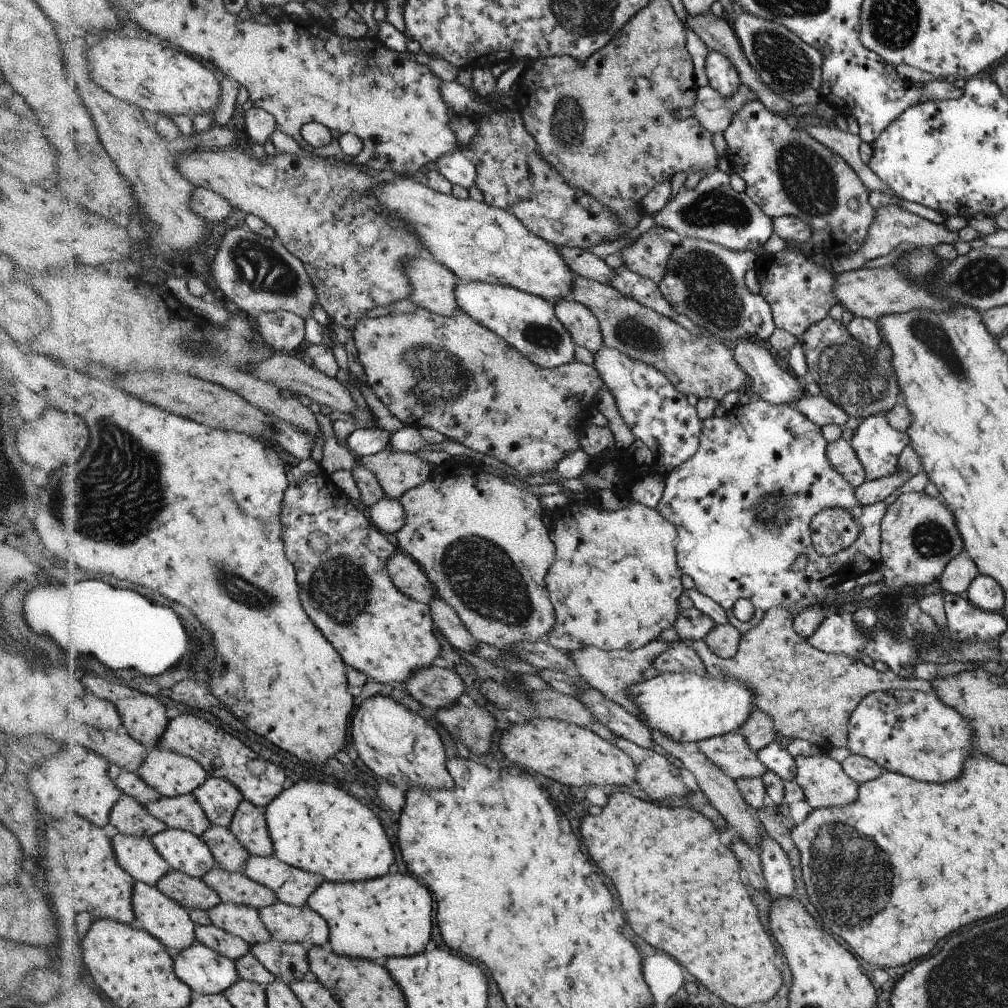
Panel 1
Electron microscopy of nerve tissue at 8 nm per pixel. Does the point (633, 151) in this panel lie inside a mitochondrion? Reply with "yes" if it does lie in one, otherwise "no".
no

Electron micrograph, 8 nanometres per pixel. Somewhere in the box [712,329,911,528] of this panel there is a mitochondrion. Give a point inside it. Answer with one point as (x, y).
(860, 381)

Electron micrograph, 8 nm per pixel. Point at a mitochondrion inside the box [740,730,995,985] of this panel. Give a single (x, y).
(835, 858)

